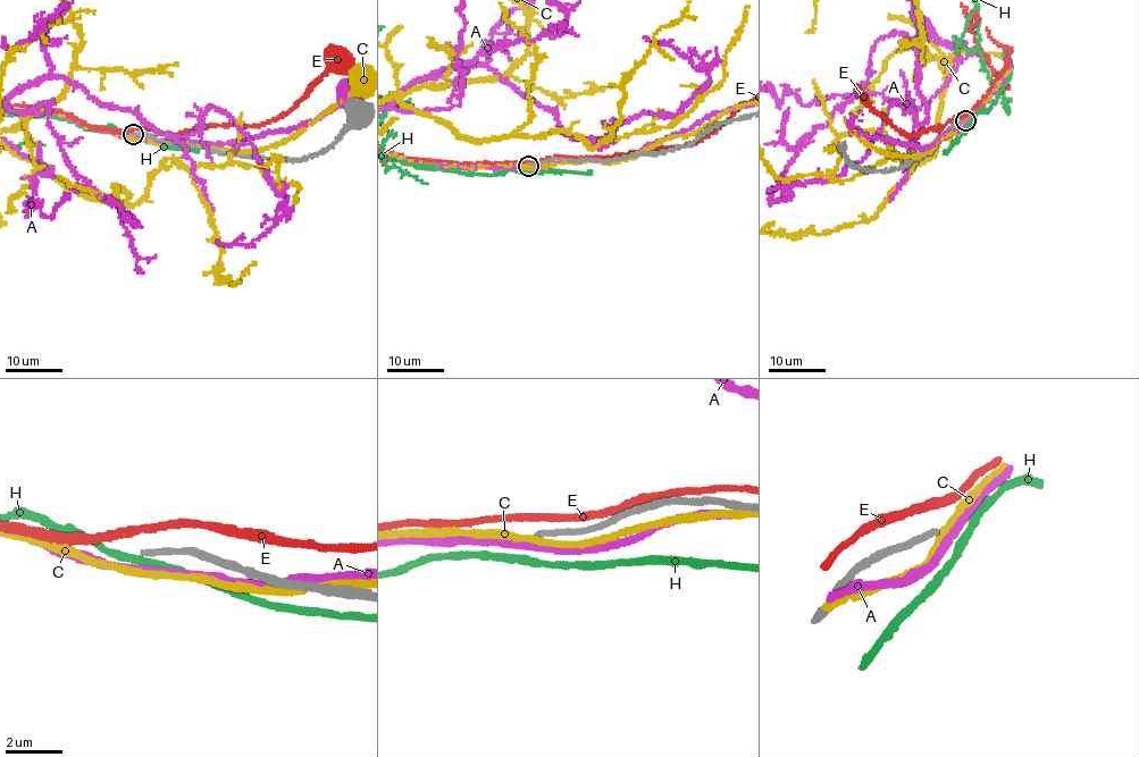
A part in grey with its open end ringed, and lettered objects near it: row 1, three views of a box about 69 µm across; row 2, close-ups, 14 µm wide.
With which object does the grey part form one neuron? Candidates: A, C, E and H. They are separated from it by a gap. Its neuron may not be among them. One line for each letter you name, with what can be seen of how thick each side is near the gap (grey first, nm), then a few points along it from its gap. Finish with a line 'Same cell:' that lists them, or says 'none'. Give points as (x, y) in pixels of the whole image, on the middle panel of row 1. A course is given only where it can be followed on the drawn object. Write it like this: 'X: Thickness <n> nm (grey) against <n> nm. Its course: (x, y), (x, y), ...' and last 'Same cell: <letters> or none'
Same cell: none

